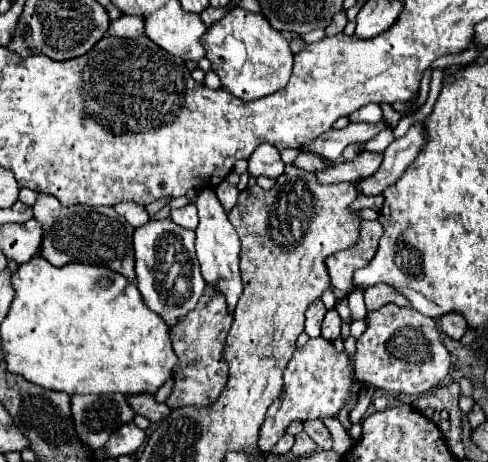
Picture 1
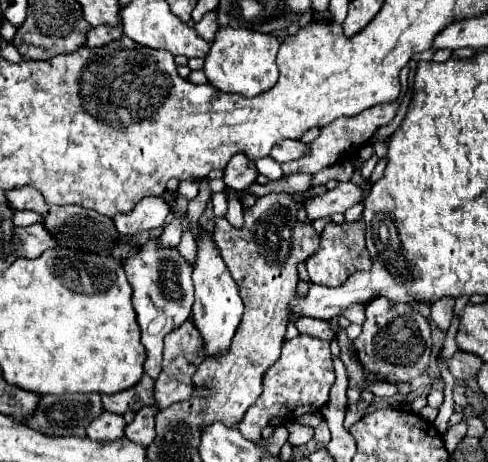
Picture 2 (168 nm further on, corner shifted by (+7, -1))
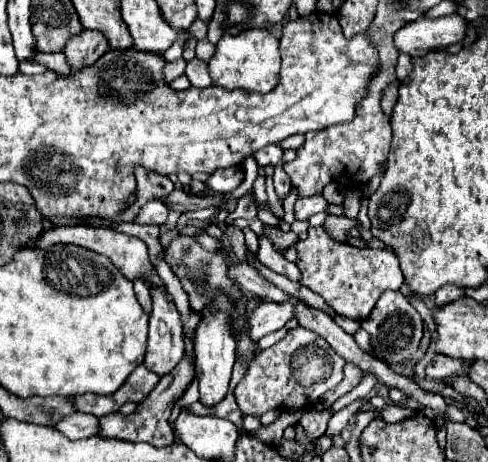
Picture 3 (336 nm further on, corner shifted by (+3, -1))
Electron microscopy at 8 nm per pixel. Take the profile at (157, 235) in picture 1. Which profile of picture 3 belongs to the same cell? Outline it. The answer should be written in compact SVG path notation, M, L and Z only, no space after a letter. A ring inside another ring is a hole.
M152 288L152 314L144 366L158 376L168 374L184 356L182 320L176 304L162 288Z

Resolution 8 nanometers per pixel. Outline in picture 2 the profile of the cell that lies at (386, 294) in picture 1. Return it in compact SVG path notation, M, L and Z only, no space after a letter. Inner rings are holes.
M356 304L356 306L350 306L348 310L344 310L344 312L340 312L340 316L344 316L344 318L348 318L352 324L364 324L364 304Z

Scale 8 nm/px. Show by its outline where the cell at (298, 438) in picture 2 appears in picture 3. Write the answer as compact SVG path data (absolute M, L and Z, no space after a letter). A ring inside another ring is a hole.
M308 410L300 418L300 426L304 428L304 432L310 440L318 440L326 432L330 416L332 414L328 410Z

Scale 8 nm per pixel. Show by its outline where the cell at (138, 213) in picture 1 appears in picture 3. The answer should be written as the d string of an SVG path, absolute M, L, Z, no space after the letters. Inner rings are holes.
M148 202L140 208L138 216L136 216L136 224L154 224L154 226L162 226L166 224L166 216L168 216L168 208L164 202Z

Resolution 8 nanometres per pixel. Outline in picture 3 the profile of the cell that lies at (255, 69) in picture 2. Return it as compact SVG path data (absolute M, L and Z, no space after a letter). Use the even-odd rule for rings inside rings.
M246 30L238 36L224 34L216 44L216 54L208 62L210 78L216 86L226 90L246 90L246 92L270 92L280 78L280 52L278 38L268 30Z

